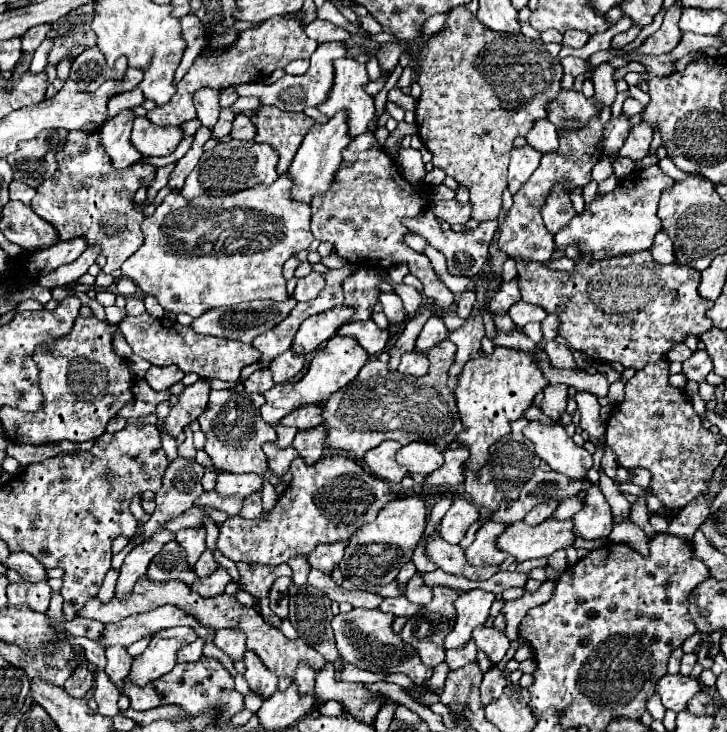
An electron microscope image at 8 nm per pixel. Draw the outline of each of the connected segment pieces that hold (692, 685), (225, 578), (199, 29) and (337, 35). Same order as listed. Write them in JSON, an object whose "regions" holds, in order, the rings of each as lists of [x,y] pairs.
{"regions":[[[[666,674],[664,678],[660,678],[656,692],[662,698],[664,708],[680,712],[686,708],[688,700],[702,690],[702,684],[696,678],[690,676],[682,676],[682,674]]],[[[220,566],[214,574],[210,574],[210,576],[206,576],[206,578],[196,578],[190,588],[192,588],[194,592],[198,592],[200,596],[204,596],[204,598],[212,598],[212,596],[224,594],[224,586],[226,586],[228,582],[232,582],[232,578],[230,578],[230,574]]],[[[188,14],[180,20],[182,24],[182,34],[184,34],[184,40],[188,42],[186,46],[186,52],[184,52],[184,58],[178,66],[178,70],[175,72],[174,83],[177,85],[181,79],[184,77],[184,74],[188,72],[188,68],[192,66],[194,58],[204,50],[204,46],[210,44],[212,36],[210,32],[202,26],[202,22],[196,18],[196,14]]],[[[314,20],[312,24],[304,26],[304,30],[318,44],[324,44],[324,42],[344,42],[344,40],[350,38],[350,34],[344,28],[340,28],[340,26],[332,24],[332,22],[326,22],[326,20]]]]}

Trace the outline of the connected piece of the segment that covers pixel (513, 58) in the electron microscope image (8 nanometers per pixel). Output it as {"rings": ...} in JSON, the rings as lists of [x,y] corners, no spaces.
{"rings":[[[456,6],[452,12],[448,12],[444,28],[416,48],[416,58],[414,58],[416,74],[418,74],[416,82],[422,88],[422,96],[420,96],[418,104],[416,104],[418,134],[420,134],[422,142],[424,142],[424,146],[432,152],[432,166],[444,170],[446,176],[454,178],[460,186],[468,188],[470,200],[472,200],[472,218],[478,220],[478,222],[498,218],[500,208],[502,208],[502,190],[507,187],[510,150],[513,148],[514,138],[516,136],[526,136],[536,118],[546,118],[546,104],[552,100],[552,94],[556,94],[556,90],[560,90],[560,78],[562,78],[562,64],[560,64],[560,58],[558,58],[560,48],[562,48],[560,44],[544,44],[542,40],[530,40],[528,36],[524,36],[520,32],[518,34],[508,34],[508,32],[490,30],[466,6]]]}

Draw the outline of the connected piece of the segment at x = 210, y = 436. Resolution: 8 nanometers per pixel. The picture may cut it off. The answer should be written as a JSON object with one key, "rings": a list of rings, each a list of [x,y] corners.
{"rings":[[[212,390],[208,408],[200,414],[200,430],[206,434],[206,454],[212,458],[214,466],[224,472],[254,472],[262,476],[268,470],[262,444],[274,442],[276,432],[270,424],[266,424],[260,418],[260,406],[264,404],[262,394],[246,394],[246,392],[234,392],[234,390]]]}

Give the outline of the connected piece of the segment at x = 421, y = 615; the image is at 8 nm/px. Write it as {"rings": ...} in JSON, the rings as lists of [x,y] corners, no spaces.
{"rings":[[[434,586],[434,598],[428,606],[422,606],[408,622],[406,626],[402,628],[402,636],[404,636],[404,642],[408,642],[422,658],[424,664],[428,666],[436,666],[440,662],[444,662],[444,654],[446,654],[446,648],[444,648],[444,638],[452,632],[454,628],[454,622],[456,622],[456,608],[454,608],[454,600],[458,598],[458,590],[454,588],[446,588],[446,586]]]}

